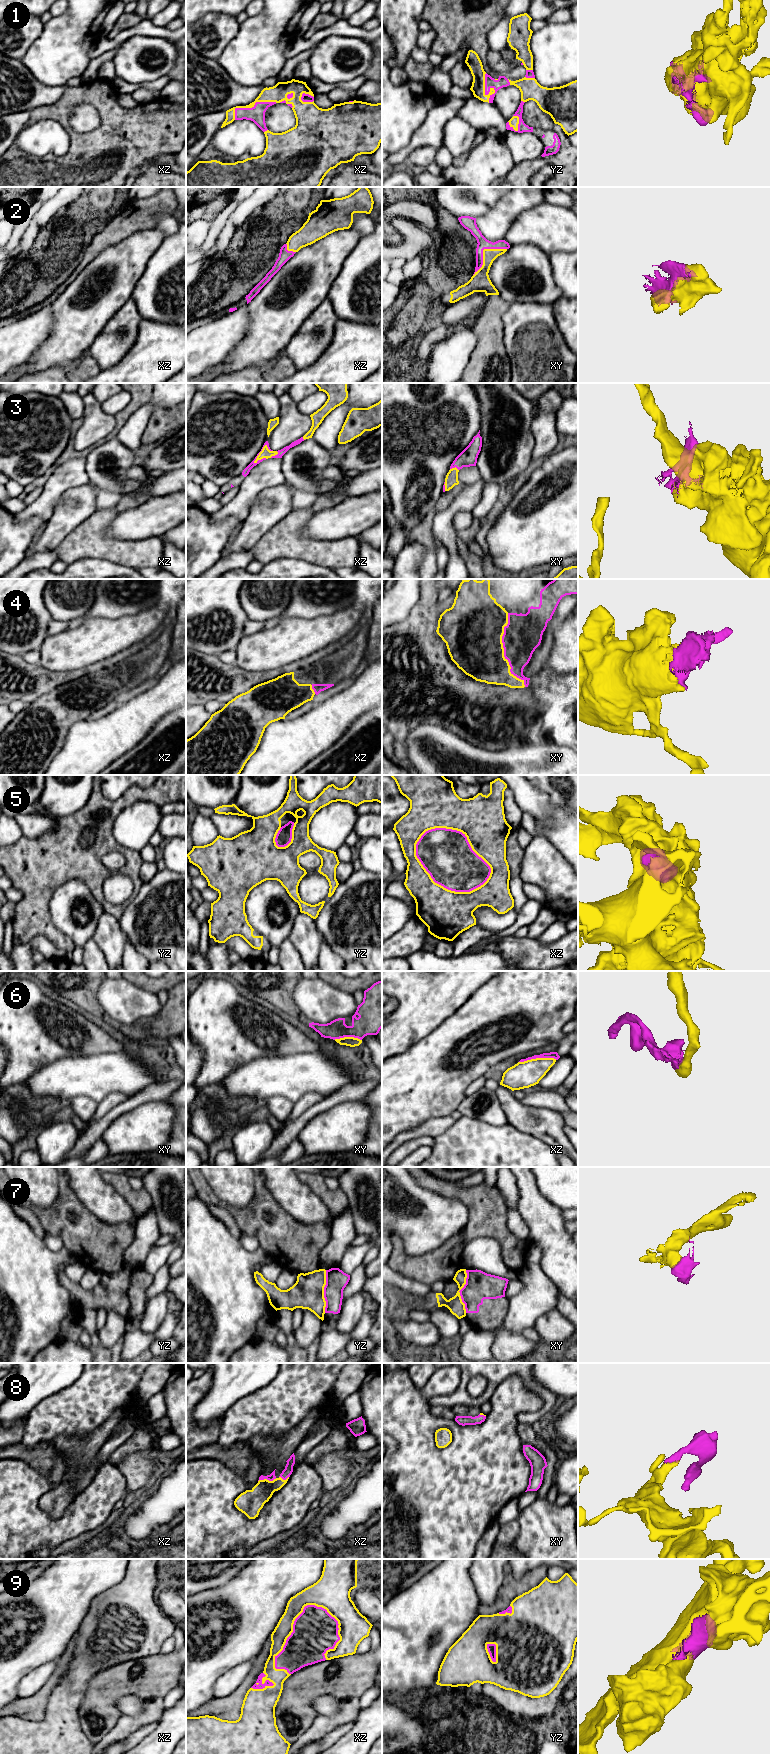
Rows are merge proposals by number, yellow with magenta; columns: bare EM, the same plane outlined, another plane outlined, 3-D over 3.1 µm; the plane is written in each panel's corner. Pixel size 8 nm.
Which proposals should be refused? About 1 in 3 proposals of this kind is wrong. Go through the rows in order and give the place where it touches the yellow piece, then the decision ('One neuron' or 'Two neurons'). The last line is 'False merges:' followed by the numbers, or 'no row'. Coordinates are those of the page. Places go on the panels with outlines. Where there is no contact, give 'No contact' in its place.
1: Touches yellow at xz (250, 107). One neuron
2: Touches yellow at xy (483, 251). One neuron
3: Touches yellow at xz (262, 450). One neuron
4: Touches yellow at xy (503, 651). One neuron
5: Touches yellow at xz (459, 830). One neuron
6: Touches yellow at xz (537, 1058). Two neurons
7: Touches yellow at yz (323, 1291). Two neurons
8: Touches yellow at xz (267, 1480). One neuron
9: Touches yellow at xz (294, 1620). One neuron
False merges: 6, 7

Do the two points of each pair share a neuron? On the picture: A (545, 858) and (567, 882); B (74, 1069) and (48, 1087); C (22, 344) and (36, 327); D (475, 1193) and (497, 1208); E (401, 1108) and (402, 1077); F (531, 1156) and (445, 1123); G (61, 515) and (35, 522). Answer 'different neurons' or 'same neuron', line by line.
A: same neuron
B: same neuron
C: same neuron
D: same neuron
E: same neuron
F: different neurons
G: different neurons

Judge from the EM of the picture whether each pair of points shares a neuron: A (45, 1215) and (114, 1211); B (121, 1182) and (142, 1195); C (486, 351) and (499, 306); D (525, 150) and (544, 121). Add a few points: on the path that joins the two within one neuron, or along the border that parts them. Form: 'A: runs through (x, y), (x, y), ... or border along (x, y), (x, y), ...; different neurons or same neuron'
A: border along (75, 1194), (92, 1213), (110, 1225); different neurons
B: runs through (125, 1187), (133, 1195), (137, 1195); same neuron
C: runs through (490, 340), (490, 317); same neuron
D: border along (512, 130), (533, 132), (540, 139), (544, 152); different neurons

